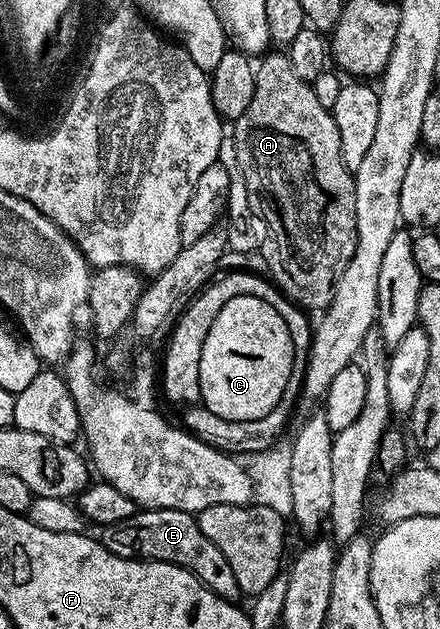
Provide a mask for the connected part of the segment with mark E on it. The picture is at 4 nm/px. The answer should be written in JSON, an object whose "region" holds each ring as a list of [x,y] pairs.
{"region":[[[146,509],[134,513],[131,519],[123,519],[118,525],[107,525],[100,530],[99,540],[107,551],[120,557],[145,558],[150,561],[170,561],[172,565],[181,565],[191,575],[195,575],[215,595],[234,603],[242,600],[239,583],[235,583],[235,574],[223,551],[199,531],[199,523],[194,514],[178,509]]]}

